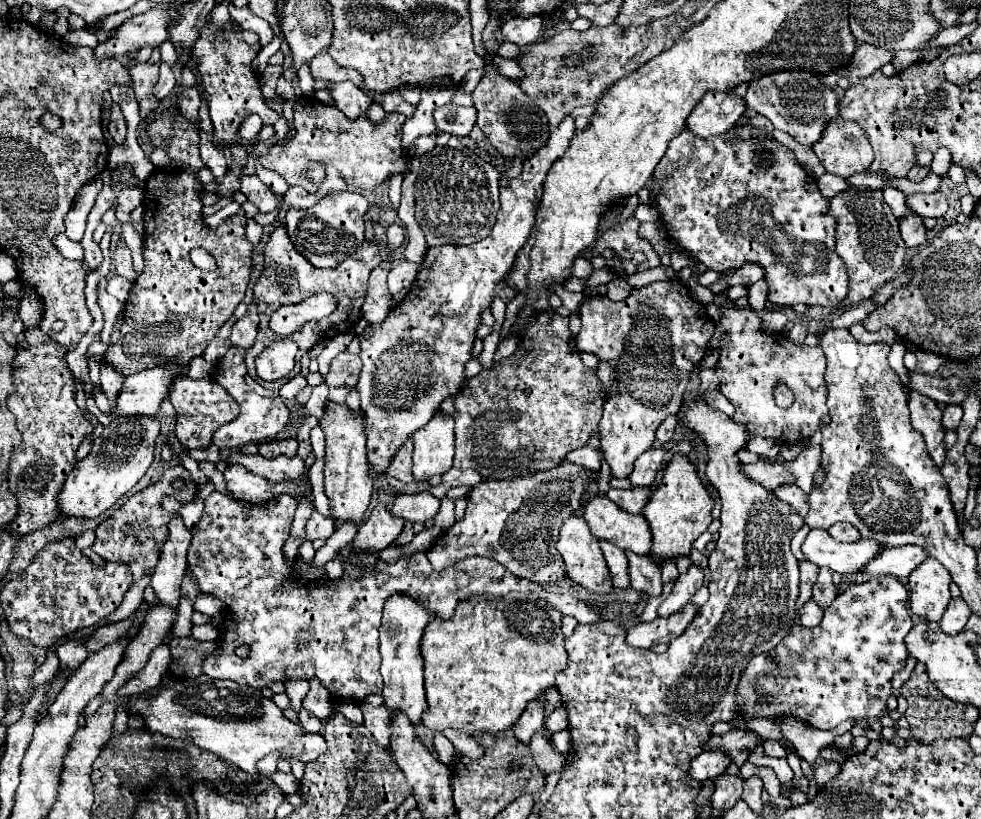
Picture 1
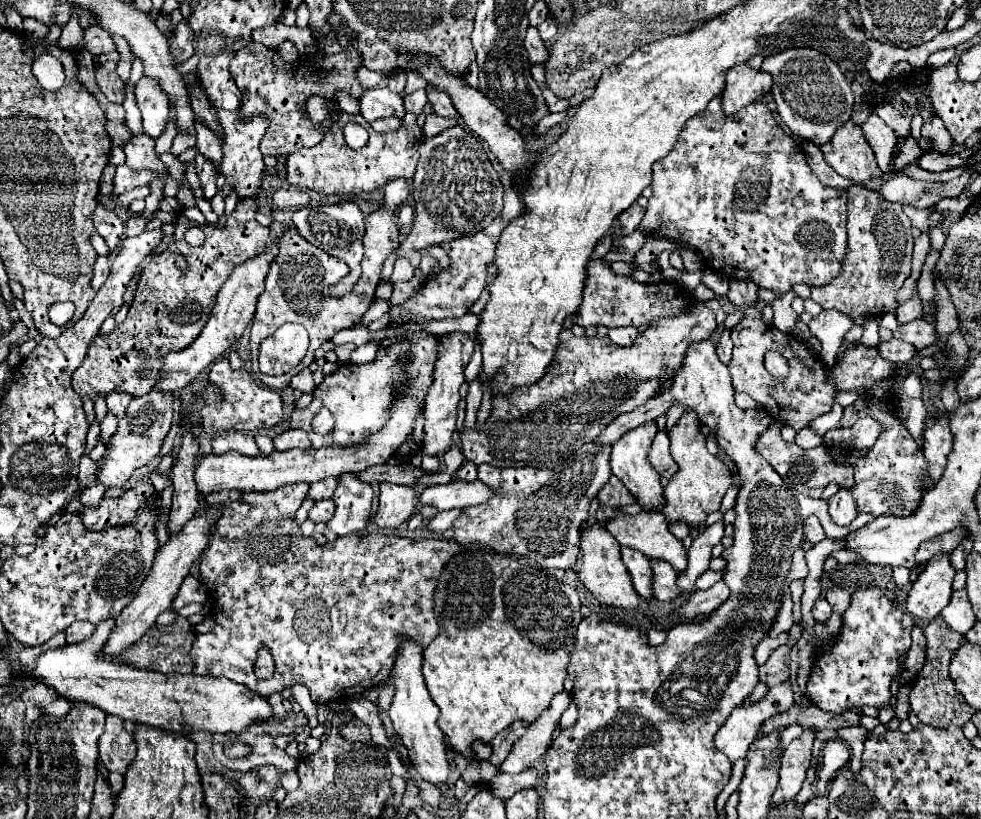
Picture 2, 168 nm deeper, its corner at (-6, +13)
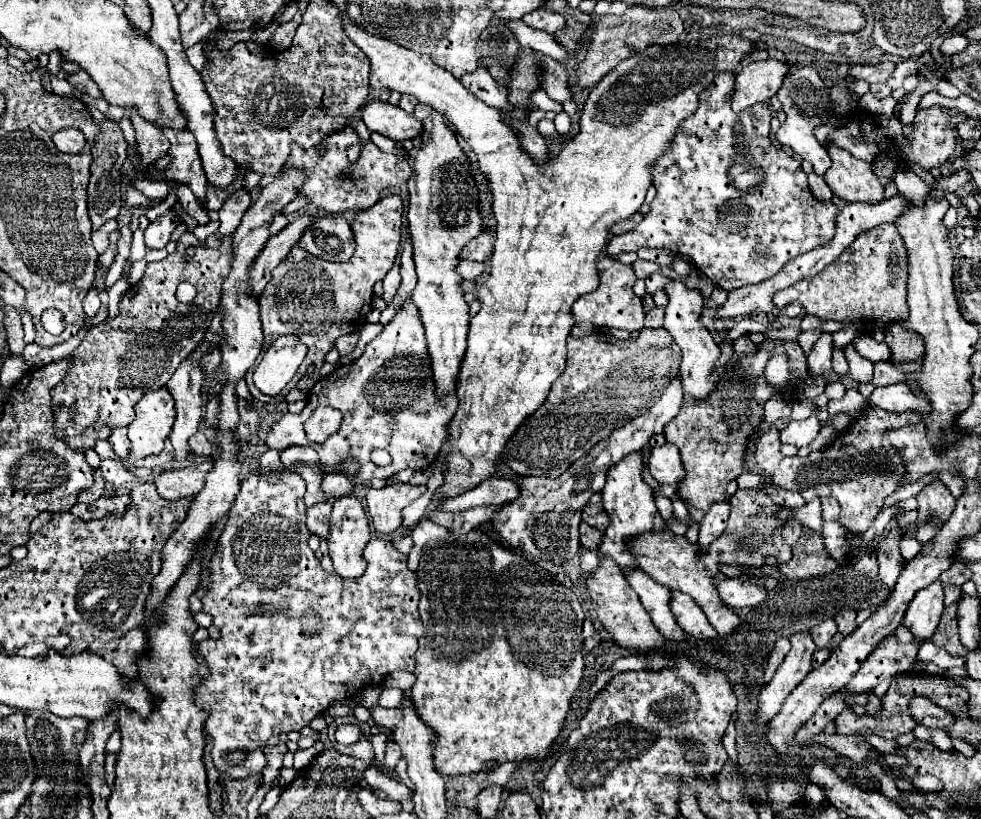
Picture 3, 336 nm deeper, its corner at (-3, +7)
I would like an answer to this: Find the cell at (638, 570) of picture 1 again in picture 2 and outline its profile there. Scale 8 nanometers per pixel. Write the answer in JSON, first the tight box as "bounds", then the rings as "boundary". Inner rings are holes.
{"bounds":[652,559,682,601],"boundary":[[[652,559],[652,569],[654,569],[654,597],[660,601],[674,601],[682,591],[676,585],[678,573],[676,569],[670,567],[670,563]]]}

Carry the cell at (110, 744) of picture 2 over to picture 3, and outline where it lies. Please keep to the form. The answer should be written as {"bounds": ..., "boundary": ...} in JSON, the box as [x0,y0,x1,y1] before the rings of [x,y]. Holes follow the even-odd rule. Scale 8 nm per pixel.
{"bounds":[105,753,117,787],"boundary":[[[107,753],[105,757],[105,777],[107,777],[107,783],[113,787],[113,781],[115,781],[115,765],[117,765],[117,753]]]}

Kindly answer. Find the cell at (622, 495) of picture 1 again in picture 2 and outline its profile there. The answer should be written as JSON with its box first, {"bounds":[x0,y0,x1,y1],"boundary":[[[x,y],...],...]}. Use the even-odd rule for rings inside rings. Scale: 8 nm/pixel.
{"bounds":[596,475,636,509],"boundary":[[[614,475],[608,479],[608,483],[598,491],[596,499],[600,501],[600,505],[610,505],[614,509],[618,507],[624,507],[624,505],[630,505],[630,503],[636,503],[632,499],[632,495],[628,495],[628,491],[624,491],[624,485],[620,485],[620,479],[616,479]]]}

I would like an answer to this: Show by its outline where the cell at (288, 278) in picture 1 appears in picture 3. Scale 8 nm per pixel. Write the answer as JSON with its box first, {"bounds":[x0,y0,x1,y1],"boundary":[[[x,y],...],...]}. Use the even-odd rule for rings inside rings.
{"bounds":[245,193,403,404],"boundary":[[[391,193],[377,201],[377,205],[361,211],[351,229],[356,243],[355,255],[347,263],[327,263],[311,253],[305,253],[301,247],[293,247],[285,261],[281,261],[273,269],[273,277],[269,287],[259,295],[261,305],[261,323],[265,333],[265,349],[279,337],[279,335],[297,335],[307,345],[307,357],[301,363],[297,374],[285,389],[276,397],[263,395],[255,389],[251,381],[253,369],[245,375],[251,395],[263,404],[276,404],[285,400],[285,394],[296,387],[307,368],[315,361],[321,361],[325,353],[335,345],[341,335],[359,331],[365,321],[367,313],[373,309],[373,285],[383,281],[387,271],[393,267],[395,257],[401,245],[401,215],[403,215],[403,201],[397,193]]]}

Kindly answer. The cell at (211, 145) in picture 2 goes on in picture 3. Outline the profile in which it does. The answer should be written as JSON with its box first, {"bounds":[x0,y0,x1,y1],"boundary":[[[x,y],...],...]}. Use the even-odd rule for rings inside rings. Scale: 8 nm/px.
{"bounds":[207,185,227,211],"boundary":[[[209,185],[209,193],[207,193],[207,209],[209,211],[221,209],[221,205],[225,203],[225,199],[227,199],[227,191],[217,189],[215,185]]]}

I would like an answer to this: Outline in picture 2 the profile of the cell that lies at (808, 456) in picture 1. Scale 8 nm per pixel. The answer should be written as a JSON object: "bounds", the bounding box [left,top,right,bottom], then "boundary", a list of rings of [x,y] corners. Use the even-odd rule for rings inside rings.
{"bounds":[824,417,884,449],"boundary":[[[860,417],[852,429],[832,429],[824,435],[824,439],[826,439],[826,445],[846,443],[848,449],[852,447],[862,449],[862,447],[872,447],[876,439],[882,435],[882,431],[884,427],[872,417]]]}

